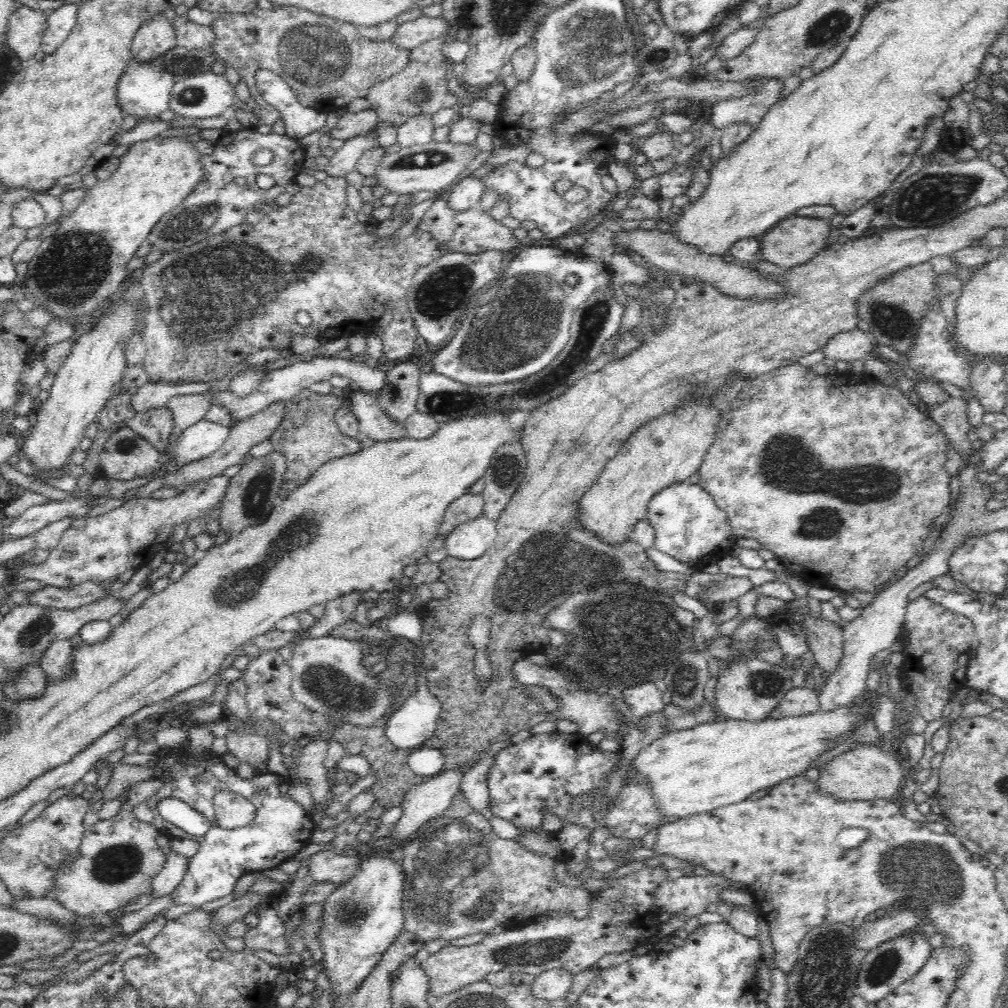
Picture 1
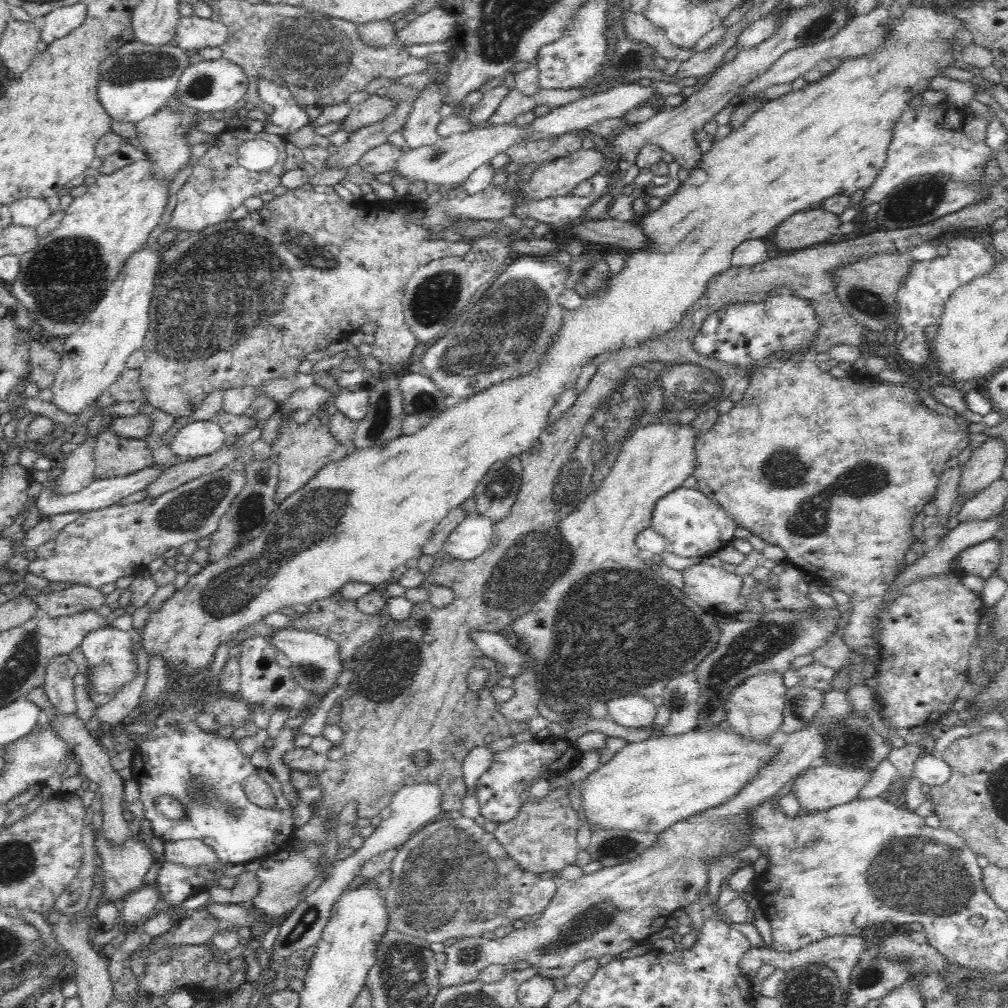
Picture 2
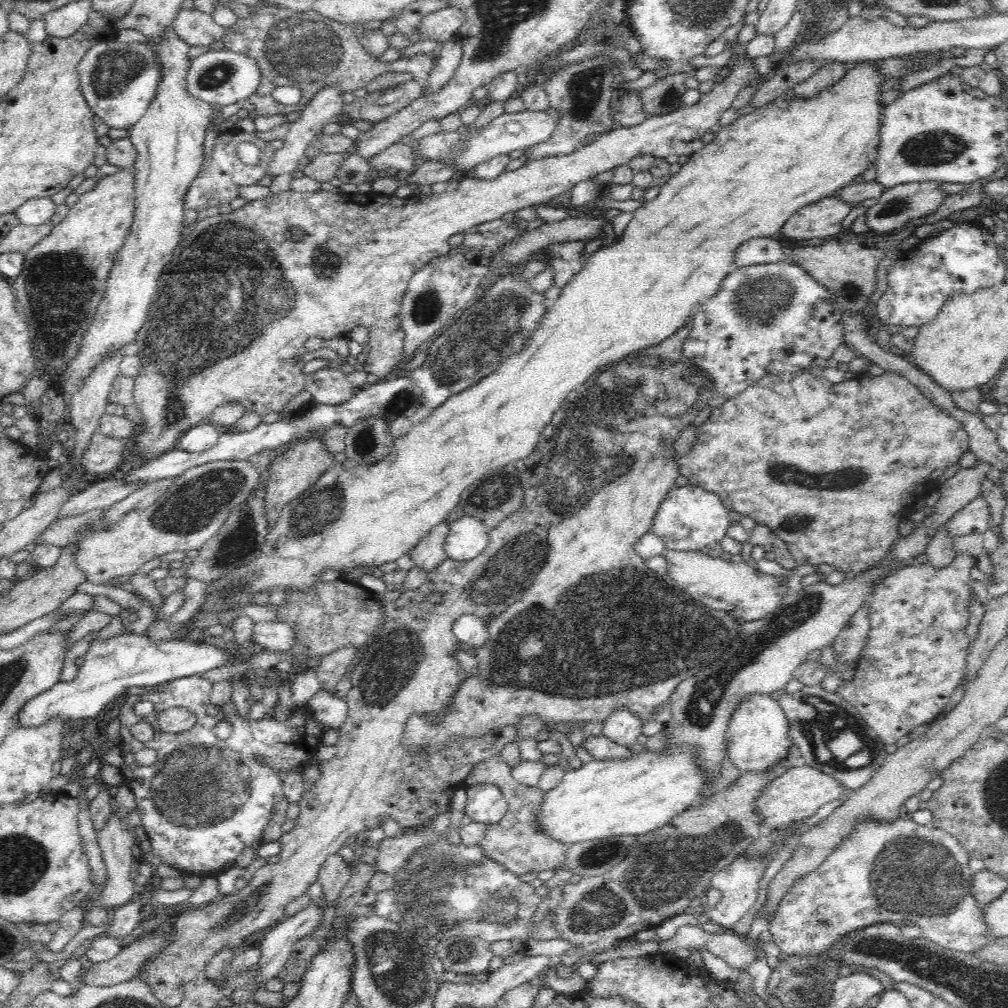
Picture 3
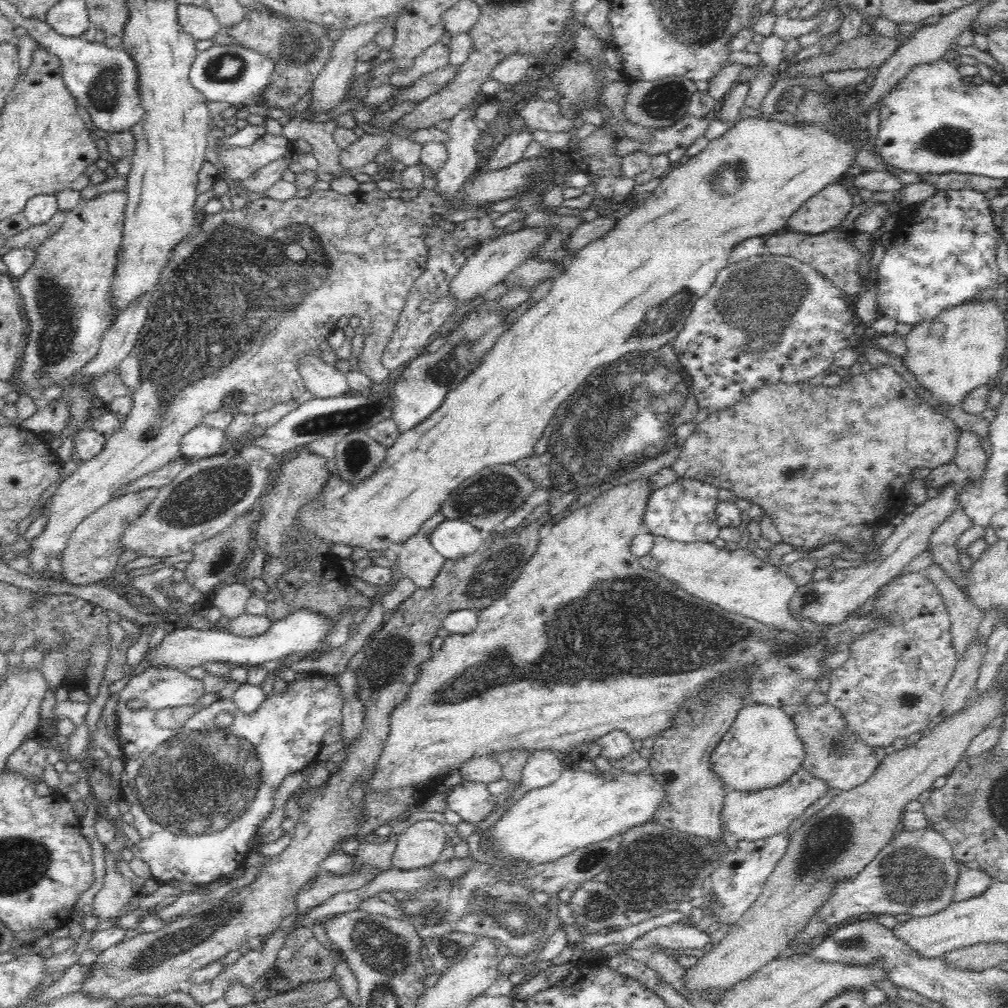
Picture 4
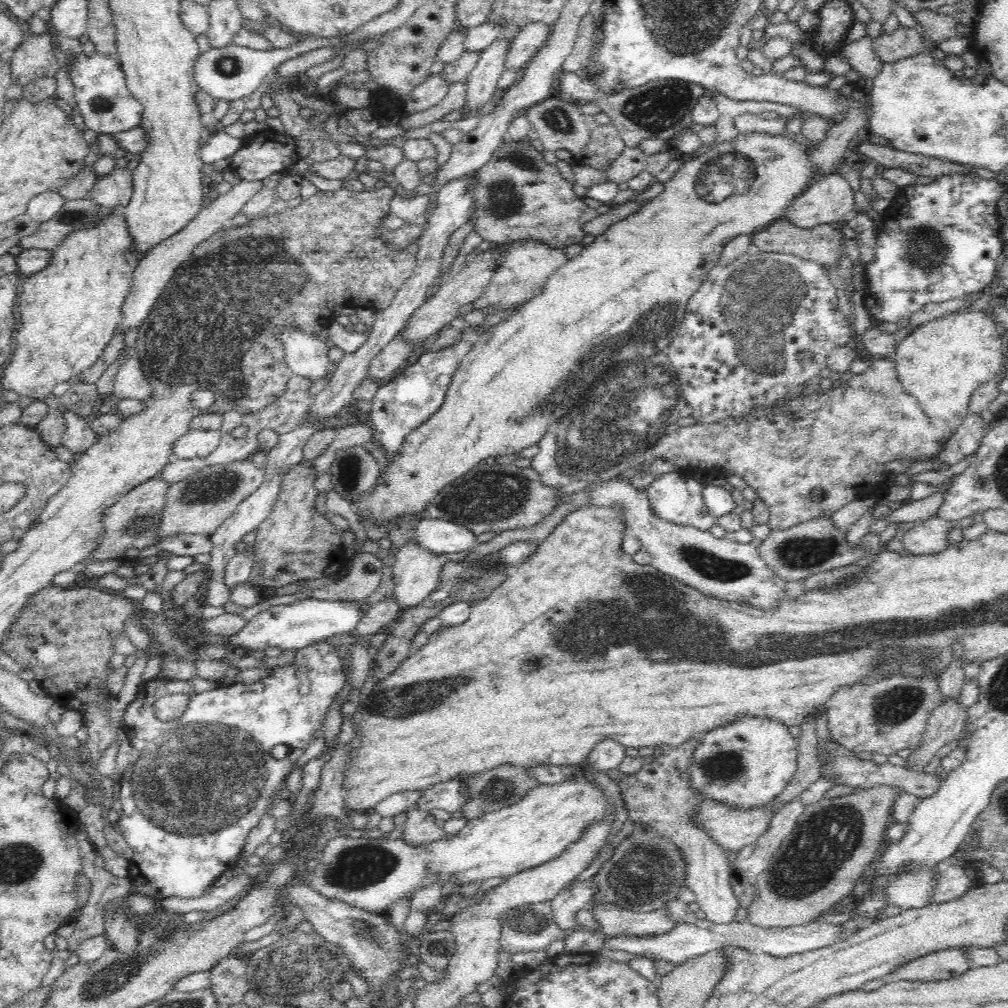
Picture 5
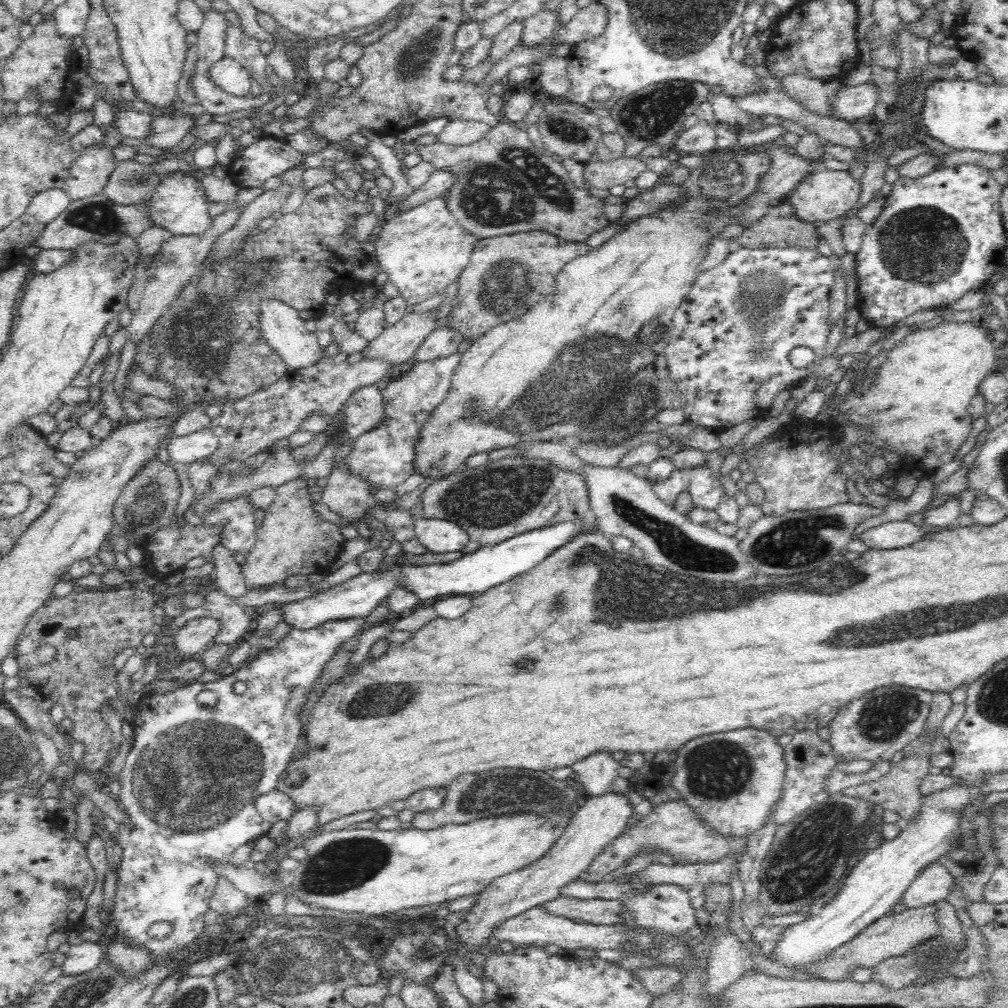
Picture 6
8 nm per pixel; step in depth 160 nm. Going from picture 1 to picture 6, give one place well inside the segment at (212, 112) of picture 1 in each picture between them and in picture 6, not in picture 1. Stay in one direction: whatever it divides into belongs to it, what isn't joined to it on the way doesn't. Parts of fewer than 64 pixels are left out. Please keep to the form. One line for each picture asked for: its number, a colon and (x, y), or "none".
2: (215, 85)
3: (221, 77)
4: (231, 73)
5: (231, 73)
6: (228, 74)

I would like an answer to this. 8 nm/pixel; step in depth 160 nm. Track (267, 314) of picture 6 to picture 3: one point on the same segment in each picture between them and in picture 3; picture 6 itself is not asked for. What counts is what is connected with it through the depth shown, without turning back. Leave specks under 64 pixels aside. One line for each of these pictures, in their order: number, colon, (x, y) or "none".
3: (329, 386)
4: (321, 379)
5: (306, 355)

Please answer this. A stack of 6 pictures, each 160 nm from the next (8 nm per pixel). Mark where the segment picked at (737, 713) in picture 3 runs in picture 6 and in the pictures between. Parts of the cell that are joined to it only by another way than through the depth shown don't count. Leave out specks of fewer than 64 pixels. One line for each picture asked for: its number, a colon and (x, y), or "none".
4: (761, 750)
5: (746, 765)
6: (732, 780)

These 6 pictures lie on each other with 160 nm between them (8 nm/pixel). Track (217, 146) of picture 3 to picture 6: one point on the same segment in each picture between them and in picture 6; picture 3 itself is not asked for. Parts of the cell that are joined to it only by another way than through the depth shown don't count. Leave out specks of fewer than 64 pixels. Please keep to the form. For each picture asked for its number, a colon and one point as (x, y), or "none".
4: (240, 163)
5: (268, 152)
6: (253, 165)

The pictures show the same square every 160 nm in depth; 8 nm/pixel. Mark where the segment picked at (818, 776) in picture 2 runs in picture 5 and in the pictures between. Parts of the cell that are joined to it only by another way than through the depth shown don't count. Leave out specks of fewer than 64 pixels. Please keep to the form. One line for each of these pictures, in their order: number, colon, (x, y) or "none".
3: (796, 795)
4: (751, 816)
5: (733, 829)

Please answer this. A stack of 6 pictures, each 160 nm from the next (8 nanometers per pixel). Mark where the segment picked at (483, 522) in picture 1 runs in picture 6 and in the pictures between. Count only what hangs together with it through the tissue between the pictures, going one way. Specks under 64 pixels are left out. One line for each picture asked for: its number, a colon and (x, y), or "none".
2: (473, 535)
3: (467, 538)
4: (454, 539)
5: (437, 535)
6: (438, 535)

